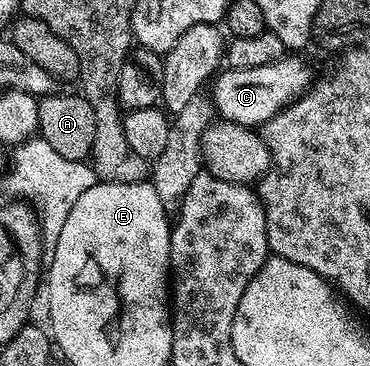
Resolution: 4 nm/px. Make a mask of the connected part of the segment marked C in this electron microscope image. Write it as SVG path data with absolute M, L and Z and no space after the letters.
M285 54L278 62L270 62L270 66L254 66L254 70L228 68L221 71L210 84L217 117L235 124L245 124L250 129L263 126L309 85L308 68L296 56L299 55Z

